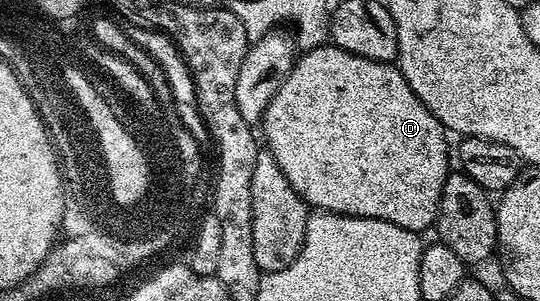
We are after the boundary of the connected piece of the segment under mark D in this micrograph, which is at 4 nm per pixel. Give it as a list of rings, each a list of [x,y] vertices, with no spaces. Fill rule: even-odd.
[[[324,44],[308,49],[296,57],[295,64],[287,73],[287,79],[281,84],[277,96],[273,96],[269,108],[263,114],[261,129],[263,129],[264,136],[267,137],[266,149],[271,151],[281,172],[285,172],[289,184],[293,184],[293,188],[303,197],[308,207],[328,214],[341,214],[344,218],[380,218],[389,224],[397,224],[397,228],[416,232],[424,232],[423,230],[429,229],[430,226],[432,229],[438,223],[439,201],[449,173],[449,167],[447,167],[447,137],[449,134],[437,120],[437,116],[433,116],[433,112],[429,112],[429,108],[425,108],[425,104],[417,96],[417,92],[413,92],[413,88],[409,88],[398,65],[389,62],[374,62],[365,56],[345,52],[340,46],[334,44]]]

